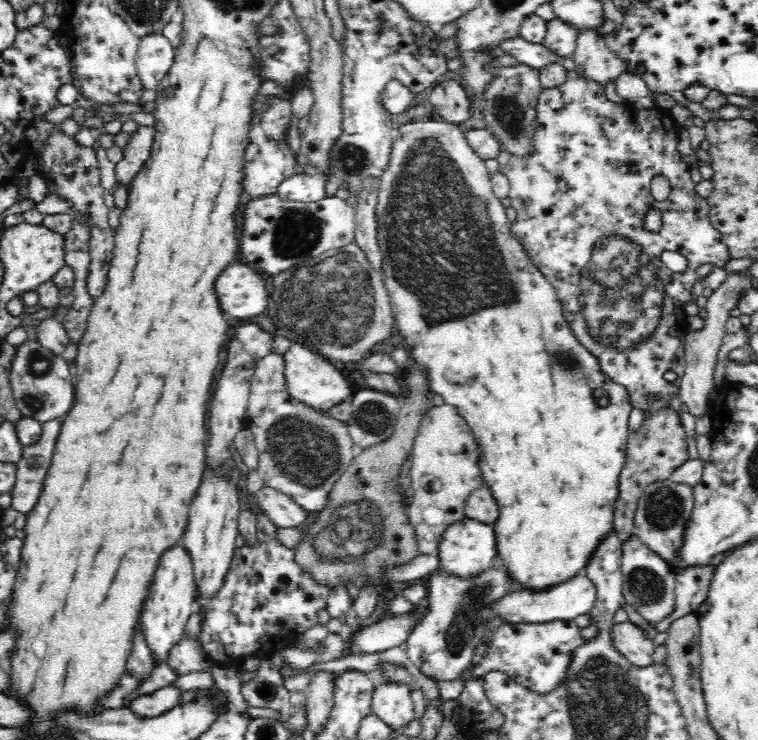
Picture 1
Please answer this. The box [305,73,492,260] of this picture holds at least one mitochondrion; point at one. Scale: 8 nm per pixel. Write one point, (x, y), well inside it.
(352, 160)

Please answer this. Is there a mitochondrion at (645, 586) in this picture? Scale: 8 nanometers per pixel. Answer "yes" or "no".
yes

